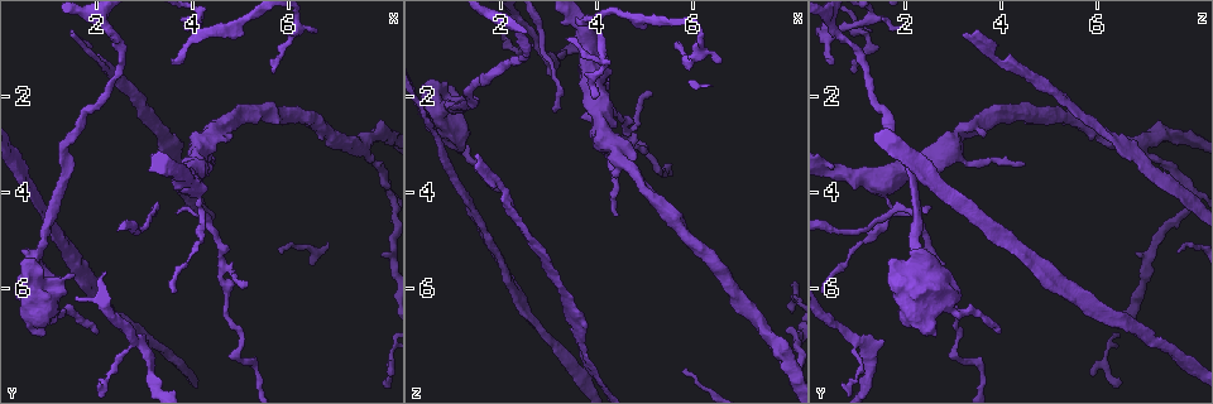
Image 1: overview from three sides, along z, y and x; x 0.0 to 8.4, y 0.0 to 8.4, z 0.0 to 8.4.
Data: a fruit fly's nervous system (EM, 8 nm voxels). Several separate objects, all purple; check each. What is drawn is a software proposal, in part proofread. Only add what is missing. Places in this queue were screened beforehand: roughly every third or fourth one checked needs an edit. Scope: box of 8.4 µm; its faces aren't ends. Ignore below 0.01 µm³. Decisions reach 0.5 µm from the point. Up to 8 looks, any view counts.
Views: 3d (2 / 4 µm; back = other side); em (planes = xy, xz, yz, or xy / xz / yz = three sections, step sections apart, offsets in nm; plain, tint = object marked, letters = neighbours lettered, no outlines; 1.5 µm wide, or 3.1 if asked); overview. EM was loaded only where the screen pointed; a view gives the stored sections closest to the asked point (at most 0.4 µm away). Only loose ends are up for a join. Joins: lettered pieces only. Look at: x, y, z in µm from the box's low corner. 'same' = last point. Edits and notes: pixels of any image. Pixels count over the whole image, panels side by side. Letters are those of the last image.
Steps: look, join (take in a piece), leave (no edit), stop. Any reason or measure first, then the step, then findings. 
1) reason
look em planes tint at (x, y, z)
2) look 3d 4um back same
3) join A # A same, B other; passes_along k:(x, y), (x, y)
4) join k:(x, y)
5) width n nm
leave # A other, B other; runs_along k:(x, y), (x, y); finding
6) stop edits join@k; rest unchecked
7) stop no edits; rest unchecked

branch stops here
look 3d 4um at (1.55, 0.75, 3.15)

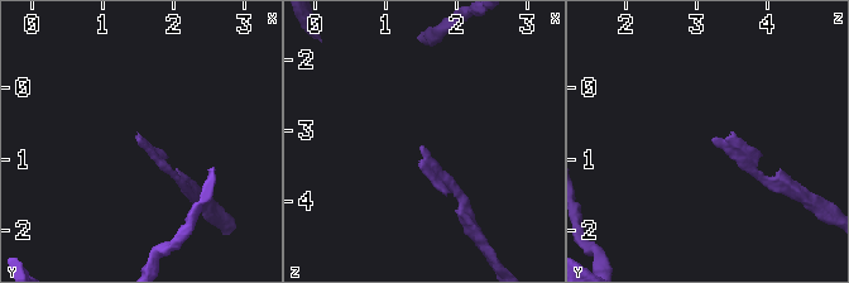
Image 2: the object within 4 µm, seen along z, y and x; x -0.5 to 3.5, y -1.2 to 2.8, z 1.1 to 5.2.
shape alone is not enough
look em planes plain at (1.55, 0.75, 3.15)

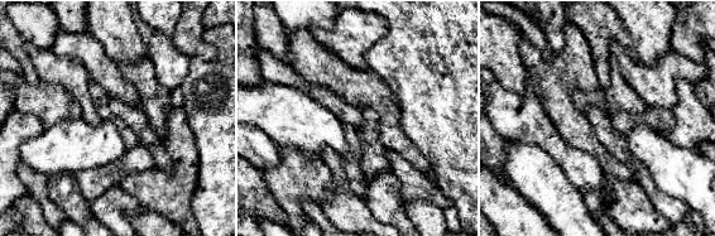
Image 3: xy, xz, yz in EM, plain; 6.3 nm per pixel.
what lies round it
look em planes letters same

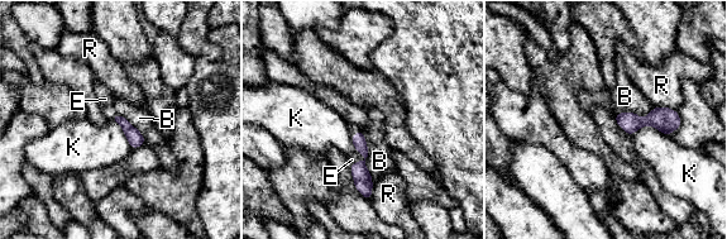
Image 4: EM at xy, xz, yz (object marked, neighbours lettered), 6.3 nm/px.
join E # B other, E same, K other, R other; passes_along 4:(362, 177), (362, 161), (357, 157); the neuron continues

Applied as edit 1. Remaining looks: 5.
redraw
look overview

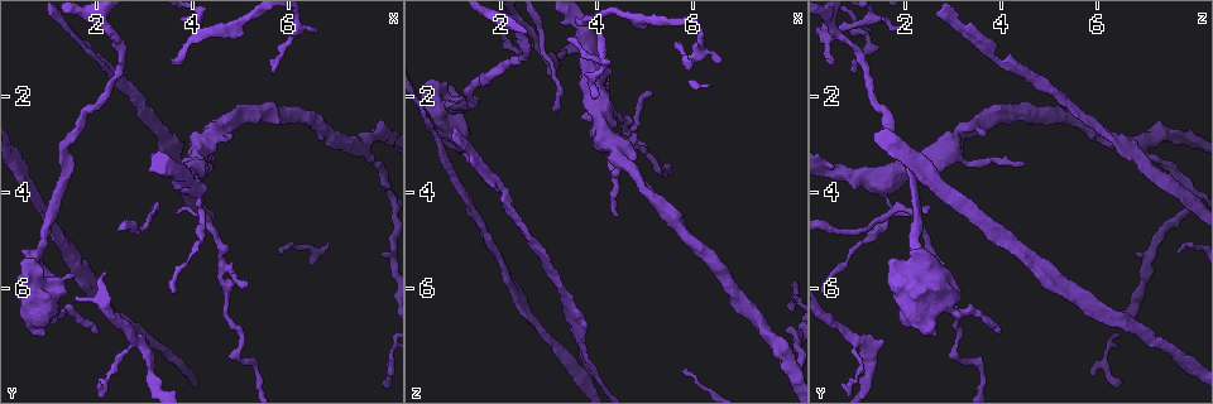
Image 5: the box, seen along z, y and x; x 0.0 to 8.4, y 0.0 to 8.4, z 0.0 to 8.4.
free end
look 3d 4um at (0.90, 7.00, 2.60)

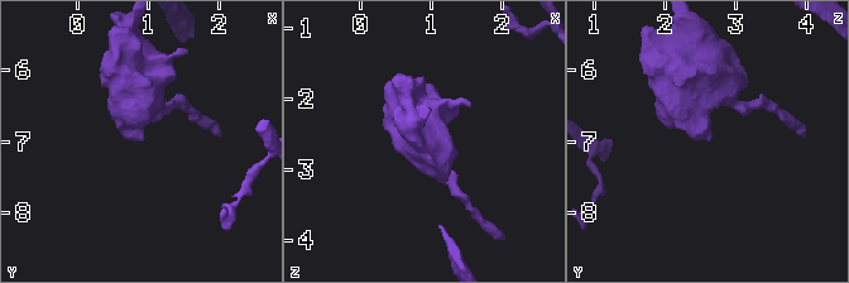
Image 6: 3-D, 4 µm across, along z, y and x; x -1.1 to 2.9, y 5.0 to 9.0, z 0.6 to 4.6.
look em planes plain at (0.90, 7.00, 2.60)

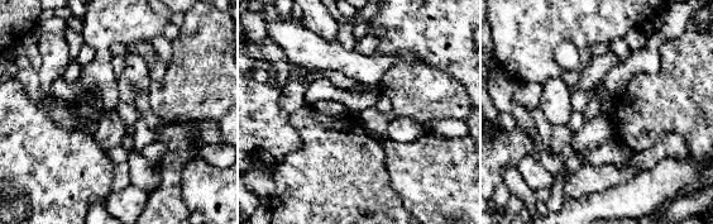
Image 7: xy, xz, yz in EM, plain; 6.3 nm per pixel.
see the neighbours
look em planes letters same

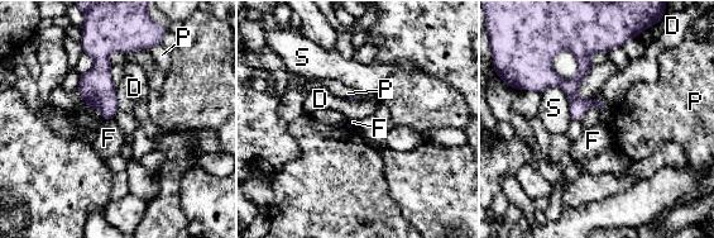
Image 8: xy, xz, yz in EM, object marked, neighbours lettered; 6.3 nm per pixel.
leave # D other, F other, P other, S other; border 8:(113, 118), (104, 120); none of them fits

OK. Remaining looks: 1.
stop edits join@4; rest unchecked

